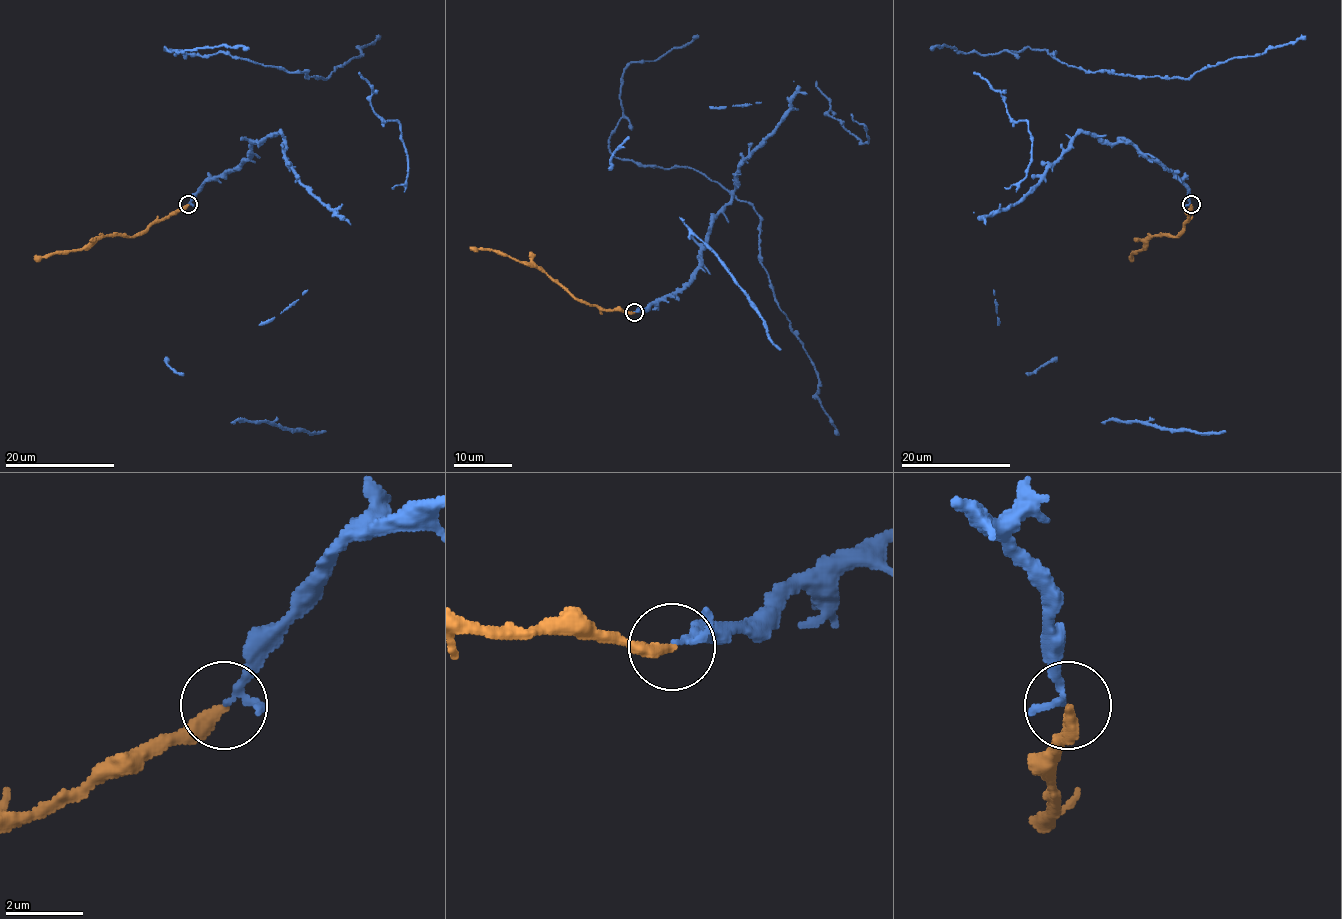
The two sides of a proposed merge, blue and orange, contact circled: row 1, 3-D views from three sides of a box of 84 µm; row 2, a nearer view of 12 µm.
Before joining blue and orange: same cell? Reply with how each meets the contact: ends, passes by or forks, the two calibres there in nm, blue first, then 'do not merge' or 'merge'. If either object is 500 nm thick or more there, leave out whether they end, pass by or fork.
blue passes by | orange ends | 140/340 nm | merge

